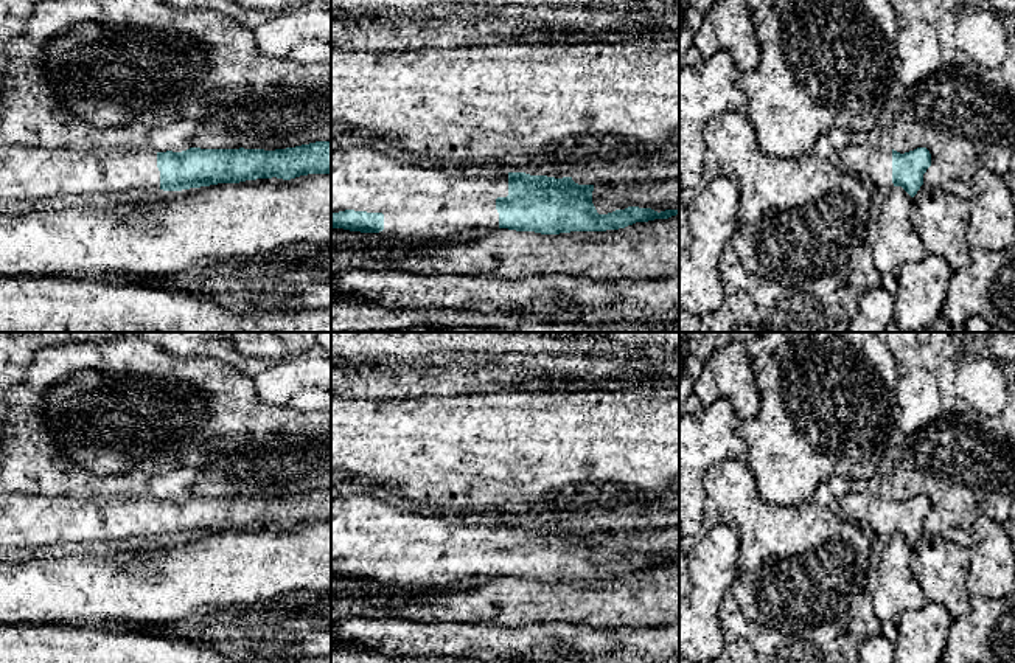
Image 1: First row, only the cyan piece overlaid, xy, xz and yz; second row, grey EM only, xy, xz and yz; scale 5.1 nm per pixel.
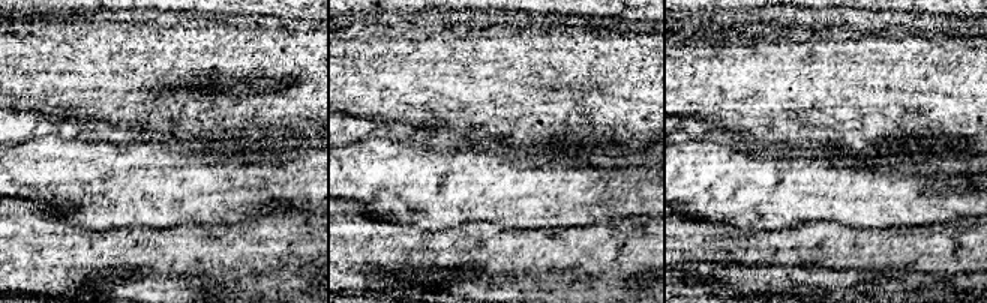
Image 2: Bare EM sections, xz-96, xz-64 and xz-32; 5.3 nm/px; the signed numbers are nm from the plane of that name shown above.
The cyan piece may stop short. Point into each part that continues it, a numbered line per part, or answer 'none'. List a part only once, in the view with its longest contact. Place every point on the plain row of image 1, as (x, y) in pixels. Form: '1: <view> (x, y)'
1: xz (439, 550)

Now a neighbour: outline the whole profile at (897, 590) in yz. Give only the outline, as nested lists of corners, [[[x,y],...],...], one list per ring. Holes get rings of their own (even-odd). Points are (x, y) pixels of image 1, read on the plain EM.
[[[892,534],[880,556],[878,582],[872,595],[874,613],[880,621],[881,635],[894,643],[900,615],[920,610],[928,602],[912,570],[912,554],[912,545],[902,534]]]

